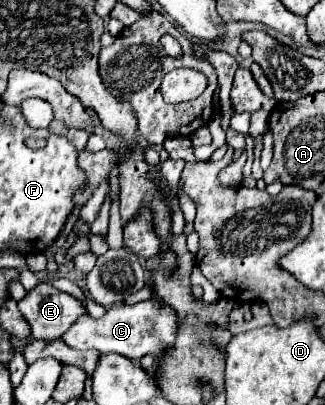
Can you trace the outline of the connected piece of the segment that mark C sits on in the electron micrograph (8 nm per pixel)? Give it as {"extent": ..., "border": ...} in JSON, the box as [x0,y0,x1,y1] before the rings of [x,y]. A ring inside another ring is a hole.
{"extent":[61,299,177,361],"border":[[[155,299],[135,303],[135,305],[115,305],[101,319],[91,317],[89,313],[81,315],[67,333],[61,337],[73,349],[97,349],[99,353],[121,353],[133,361],[139,361],[143,355],[159,355],[165,349],[173,347],[177,337],[177,315],[167,305],[161,305]]]}

